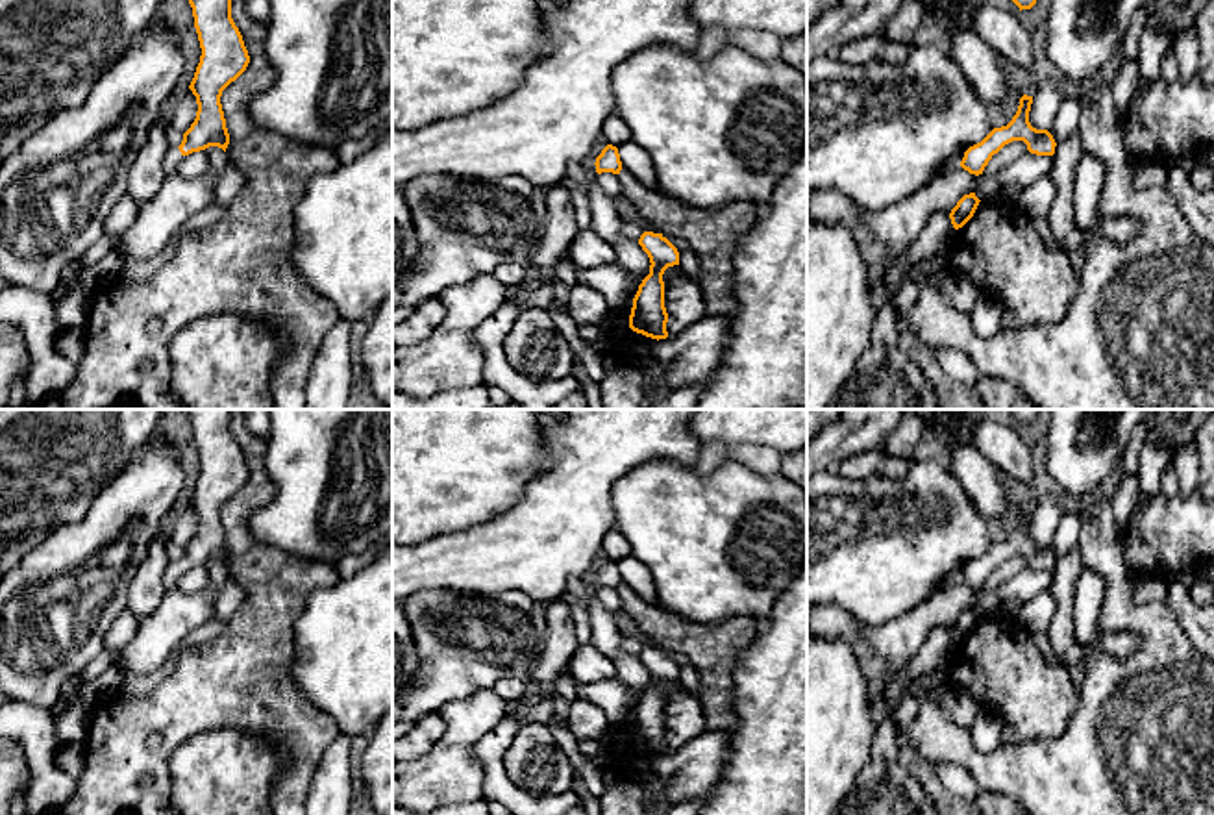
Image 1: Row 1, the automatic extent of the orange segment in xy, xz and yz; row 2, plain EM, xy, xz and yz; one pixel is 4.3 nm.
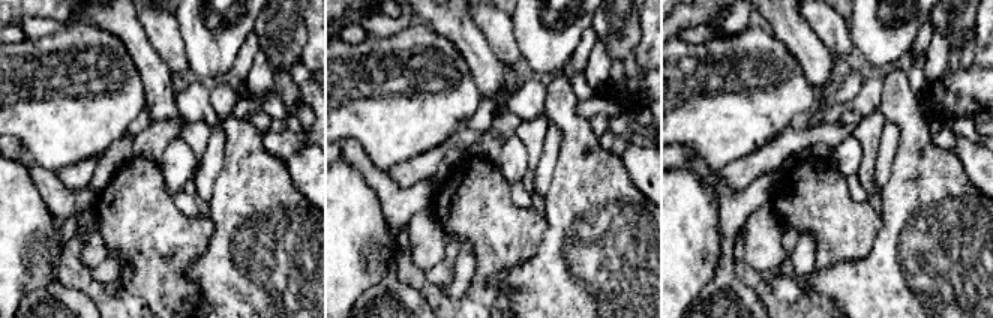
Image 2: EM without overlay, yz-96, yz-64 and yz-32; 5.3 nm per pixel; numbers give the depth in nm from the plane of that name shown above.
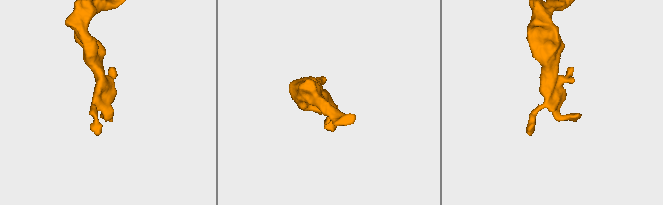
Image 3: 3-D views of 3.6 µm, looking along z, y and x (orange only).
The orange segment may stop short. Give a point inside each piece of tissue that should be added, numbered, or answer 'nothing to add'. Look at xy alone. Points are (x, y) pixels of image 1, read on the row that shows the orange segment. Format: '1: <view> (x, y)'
1: xy (173, 158)

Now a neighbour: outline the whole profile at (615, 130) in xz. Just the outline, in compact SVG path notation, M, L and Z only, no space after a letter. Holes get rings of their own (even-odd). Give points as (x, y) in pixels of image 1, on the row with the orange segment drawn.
M616 113L611 115L605 122L603 122L603 141L607 144L613 144L613 146L620 146L622 143L629 141L631 139L631 130L629 126L626 124L624 119L620 119Z

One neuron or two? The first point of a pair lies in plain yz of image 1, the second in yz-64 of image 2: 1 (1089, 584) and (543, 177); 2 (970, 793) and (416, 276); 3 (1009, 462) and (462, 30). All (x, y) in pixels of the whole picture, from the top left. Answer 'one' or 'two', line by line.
1: one
2: two
3: two

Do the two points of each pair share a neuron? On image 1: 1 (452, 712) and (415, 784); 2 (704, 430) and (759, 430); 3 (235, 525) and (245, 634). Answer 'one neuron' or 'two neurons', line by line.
1: one neuron
2: one neuron
3: one neuron

